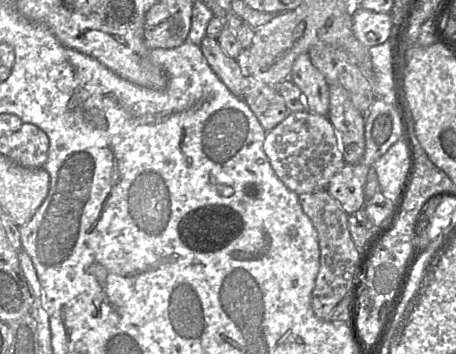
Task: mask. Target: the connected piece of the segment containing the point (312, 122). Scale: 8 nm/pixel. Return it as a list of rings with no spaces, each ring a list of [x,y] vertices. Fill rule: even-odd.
[[[308,110],[290,112],[282,123],[267,132],[264,151],[277,177],[297,195],[327,190],[332,177],[346,164],[339,135],[328,116]]]

